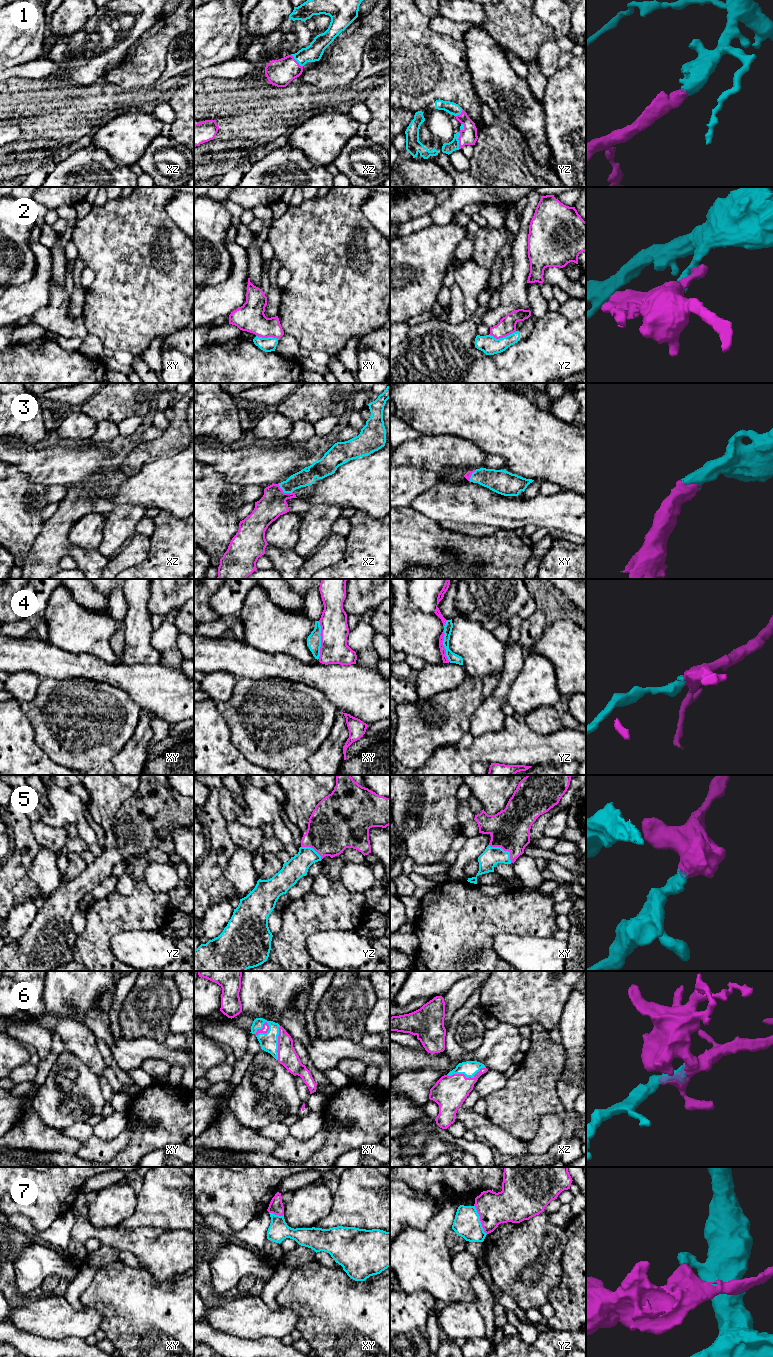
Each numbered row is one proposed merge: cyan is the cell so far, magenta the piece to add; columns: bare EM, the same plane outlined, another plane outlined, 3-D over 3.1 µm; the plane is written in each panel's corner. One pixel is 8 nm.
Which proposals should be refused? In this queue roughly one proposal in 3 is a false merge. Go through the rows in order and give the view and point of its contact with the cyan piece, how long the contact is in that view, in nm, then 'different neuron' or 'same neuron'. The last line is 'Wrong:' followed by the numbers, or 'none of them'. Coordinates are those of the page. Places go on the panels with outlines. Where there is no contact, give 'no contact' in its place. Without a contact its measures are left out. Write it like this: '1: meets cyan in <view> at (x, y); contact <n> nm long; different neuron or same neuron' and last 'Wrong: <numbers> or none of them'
1: meets cyan in yz at (458, 140); contact 140 nm long; same neuron
2: meets cyan in yz at (503, 337); contact 220 nm long; different neuron
3: meets cyan in xz at (284, 492); contact 140 nm long; same neuron
4: meets cyan in xy at (320, 640); contact 300 nm long; different neuron
5: meets cyan in xy at (503, 850); contact 240 nm long; same neuron
6: meets cyan in xz at (466, 1077); contact 320 nm long; same neuron
7: meets cyan in yz at (479, 1220); contact 260 nm long; different neuron
Wrong: 2, 4, 7

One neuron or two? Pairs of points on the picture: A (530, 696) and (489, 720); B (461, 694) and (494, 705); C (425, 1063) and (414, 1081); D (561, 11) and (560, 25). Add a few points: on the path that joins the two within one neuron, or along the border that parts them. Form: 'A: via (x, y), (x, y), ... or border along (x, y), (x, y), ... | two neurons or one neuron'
A: border along (516, 679), (507, 694), (506, 701) | two neurons
B: border along (483, 701), (475, 710), (470, 721) | two neurons
C: border along (400, 1072), (435, 1069), (443, 1075) | two neurons
D: via (560, 14), (560, 22) | one neuron

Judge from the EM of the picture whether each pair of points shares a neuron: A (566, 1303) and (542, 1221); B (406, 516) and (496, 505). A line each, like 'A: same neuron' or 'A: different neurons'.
A: different neurons
B: different neurons

